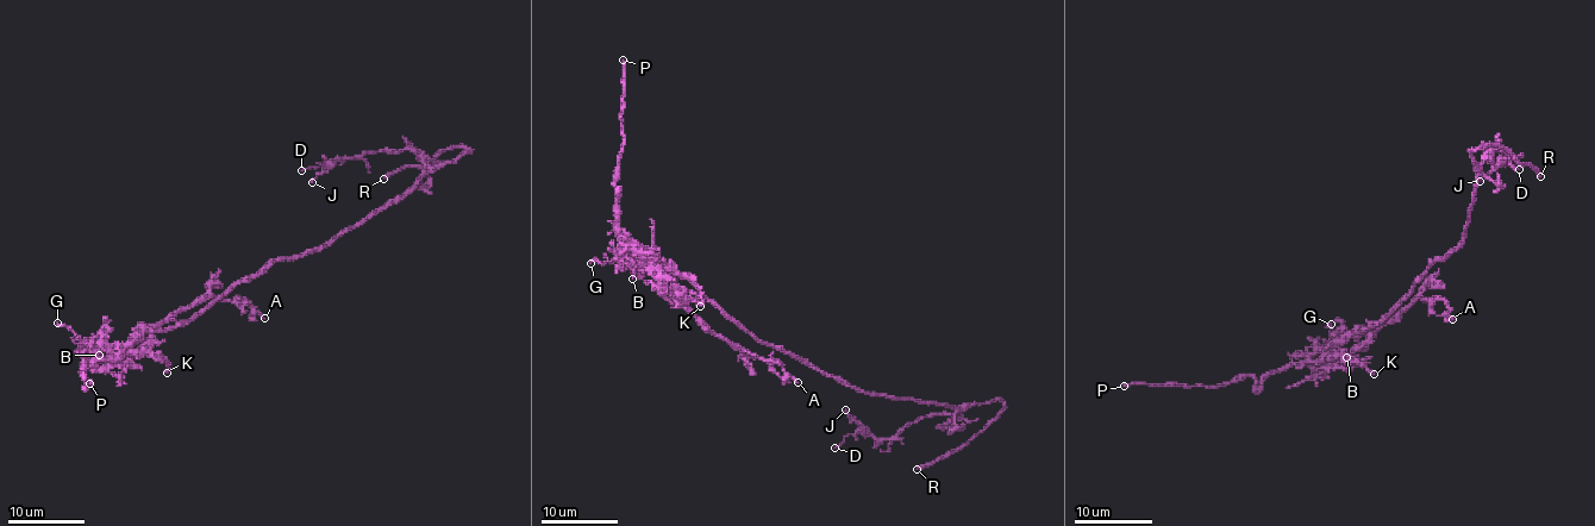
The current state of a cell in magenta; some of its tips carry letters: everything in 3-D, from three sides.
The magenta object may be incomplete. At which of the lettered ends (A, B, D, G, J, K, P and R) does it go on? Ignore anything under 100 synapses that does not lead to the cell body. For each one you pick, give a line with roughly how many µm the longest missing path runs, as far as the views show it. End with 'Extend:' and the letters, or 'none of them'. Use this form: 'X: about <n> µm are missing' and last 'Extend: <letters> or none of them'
R: about 20 µm are missing
Extend: R

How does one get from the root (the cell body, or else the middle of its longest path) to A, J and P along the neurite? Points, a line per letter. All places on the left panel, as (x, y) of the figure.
A: (245, 279), (188, 320), (167, 330), (145, 330), (155, 330), (177, 311), (208, 298), (243, 299), (264, 318)
J: (245, 279), (362, 224), (414, 185), (424, 161), (408, 150), (364, 151), (336, 160), (312, 182)
P: (245, 279), (188, 320), (167, 330), (143, 330), (108, 358), (86, 363), (86, 380), (80, 374), (89, 383)

